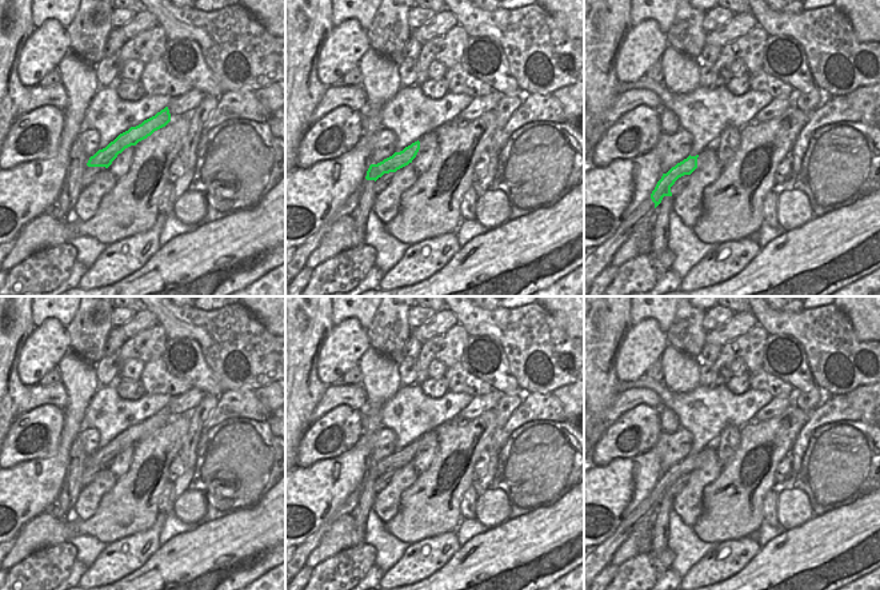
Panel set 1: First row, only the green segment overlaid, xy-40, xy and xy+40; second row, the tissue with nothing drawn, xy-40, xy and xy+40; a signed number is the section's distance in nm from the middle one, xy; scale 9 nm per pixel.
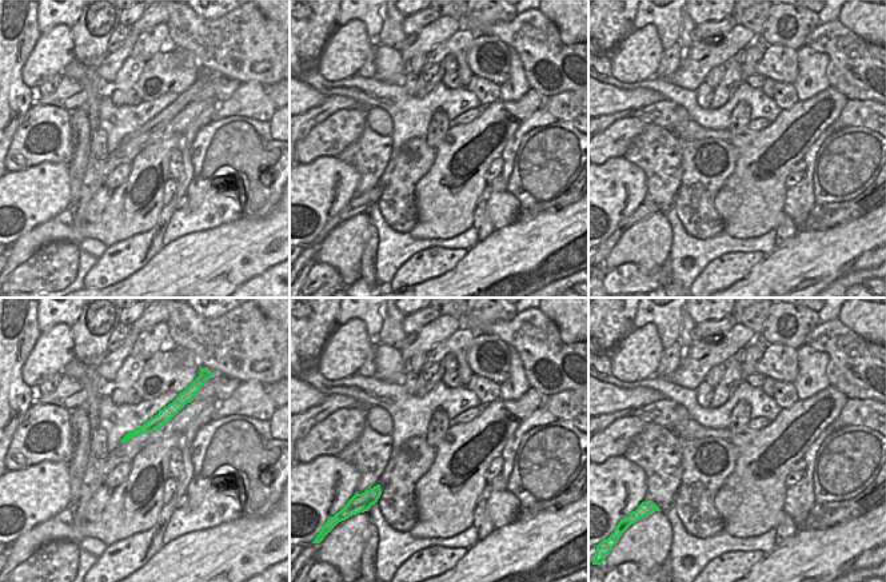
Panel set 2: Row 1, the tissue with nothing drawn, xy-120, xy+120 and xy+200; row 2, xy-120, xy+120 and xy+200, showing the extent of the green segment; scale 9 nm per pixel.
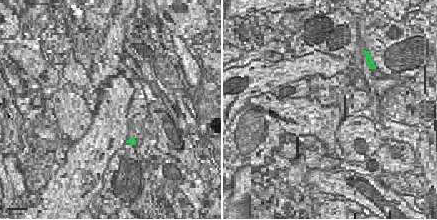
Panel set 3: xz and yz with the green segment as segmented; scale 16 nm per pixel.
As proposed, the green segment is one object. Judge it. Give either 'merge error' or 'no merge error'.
merge error

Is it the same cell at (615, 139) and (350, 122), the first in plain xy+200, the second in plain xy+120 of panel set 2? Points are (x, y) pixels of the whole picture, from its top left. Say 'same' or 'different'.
same

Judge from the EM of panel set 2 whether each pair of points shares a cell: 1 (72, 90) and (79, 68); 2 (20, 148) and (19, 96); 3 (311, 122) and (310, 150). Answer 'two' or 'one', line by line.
1: two
2: two
3: two

